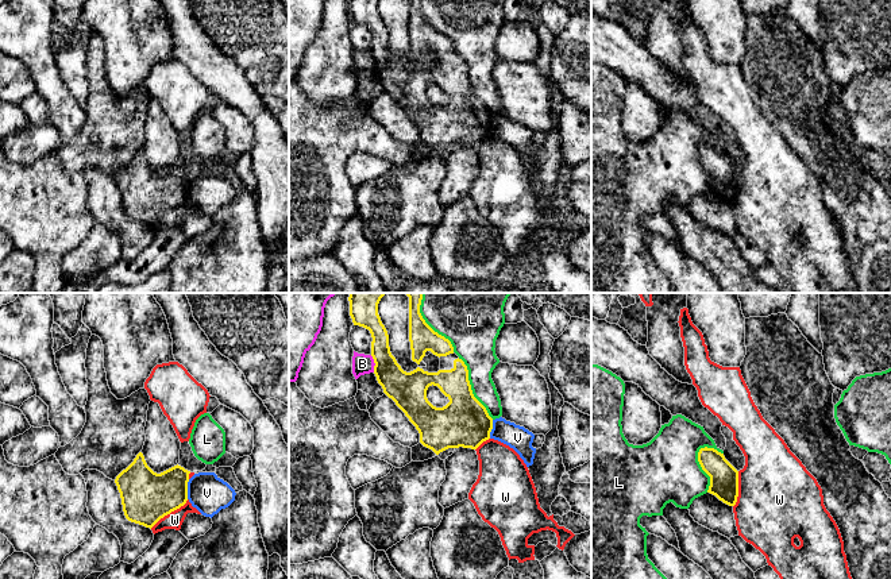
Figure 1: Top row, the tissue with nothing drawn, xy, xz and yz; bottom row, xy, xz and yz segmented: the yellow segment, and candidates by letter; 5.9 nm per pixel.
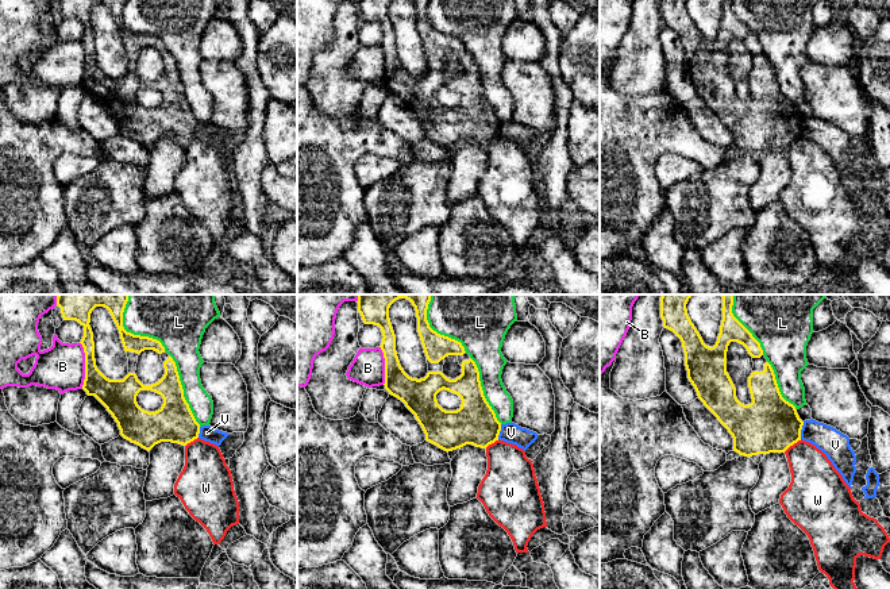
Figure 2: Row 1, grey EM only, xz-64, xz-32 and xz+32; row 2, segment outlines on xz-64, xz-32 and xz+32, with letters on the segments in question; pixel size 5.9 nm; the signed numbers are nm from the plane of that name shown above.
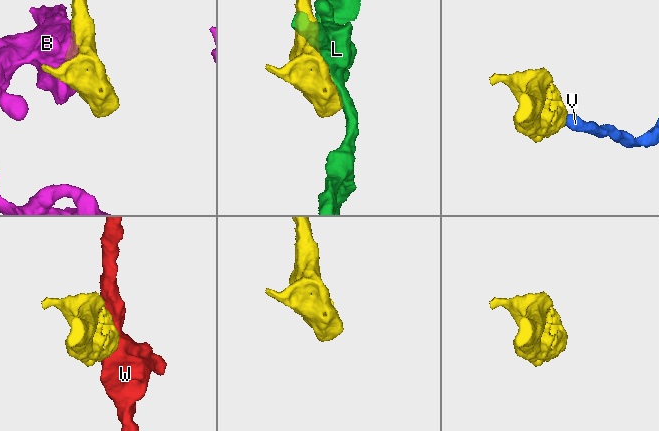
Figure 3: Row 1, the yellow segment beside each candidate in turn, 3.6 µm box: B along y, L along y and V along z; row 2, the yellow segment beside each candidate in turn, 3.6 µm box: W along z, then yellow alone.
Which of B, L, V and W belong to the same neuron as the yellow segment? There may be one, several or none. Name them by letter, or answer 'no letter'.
no letter

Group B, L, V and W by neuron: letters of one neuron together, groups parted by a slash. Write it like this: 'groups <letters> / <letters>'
groups B / L / V / W

